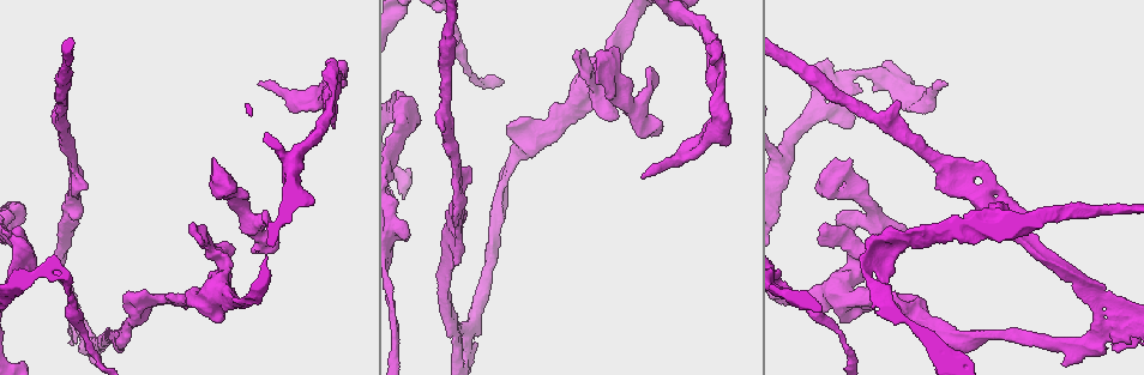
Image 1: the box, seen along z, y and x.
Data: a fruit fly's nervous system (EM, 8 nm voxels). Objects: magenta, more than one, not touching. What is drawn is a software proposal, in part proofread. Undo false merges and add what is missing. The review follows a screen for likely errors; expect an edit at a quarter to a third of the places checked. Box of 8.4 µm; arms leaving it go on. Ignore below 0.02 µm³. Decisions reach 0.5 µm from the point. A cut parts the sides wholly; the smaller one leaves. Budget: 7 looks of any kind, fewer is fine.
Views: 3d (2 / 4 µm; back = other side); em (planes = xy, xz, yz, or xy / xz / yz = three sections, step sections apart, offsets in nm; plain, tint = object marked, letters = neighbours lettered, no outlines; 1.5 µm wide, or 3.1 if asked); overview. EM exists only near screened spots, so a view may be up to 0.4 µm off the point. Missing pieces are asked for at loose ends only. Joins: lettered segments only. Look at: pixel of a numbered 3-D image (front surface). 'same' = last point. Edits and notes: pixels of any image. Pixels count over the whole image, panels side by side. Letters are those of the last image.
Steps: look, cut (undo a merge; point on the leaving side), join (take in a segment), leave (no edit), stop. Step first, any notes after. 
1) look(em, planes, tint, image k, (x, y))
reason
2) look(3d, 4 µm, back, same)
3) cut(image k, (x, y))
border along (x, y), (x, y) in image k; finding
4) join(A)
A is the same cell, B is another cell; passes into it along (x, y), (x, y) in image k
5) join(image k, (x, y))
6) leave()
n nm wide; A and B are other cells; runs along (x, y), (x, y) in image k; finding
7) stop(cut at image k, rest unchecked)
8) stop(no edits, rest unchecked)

look(em, yz, step 4, tint, image 1, (577, 53))
branch stops here

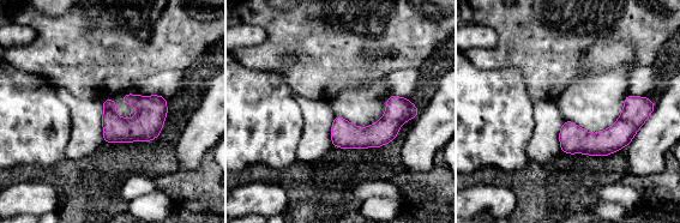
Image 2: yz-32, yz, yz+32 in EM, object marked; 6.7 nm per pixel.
look(em, planes, letters, same)

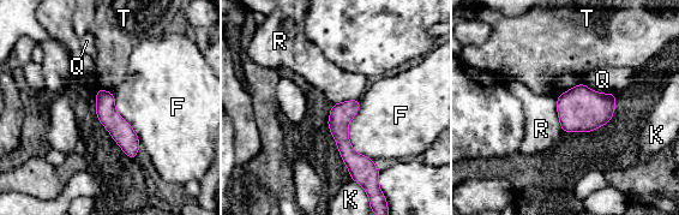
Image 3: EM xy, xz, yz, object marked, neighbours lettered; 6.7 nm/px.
leave()
F, K, Q, R and T are other cells; border along (360, 100), (348, 139), (374, 161) in image 3; no lettered segment goes on from it

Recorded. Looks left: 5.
look(em, planes, letters, image 1, (335, 125))
free end

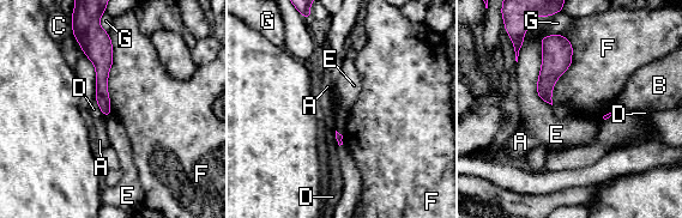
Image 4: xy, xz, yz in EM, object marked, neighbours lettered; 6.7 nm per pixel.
leave()
A, B, C, D, E, F and G are other cells; runs along (106, 40), (102, 100), (107, 111) in image 4; none of them fits

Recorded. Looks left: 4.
look(3d, 2 µm, image 1, (946, 85))
an open end

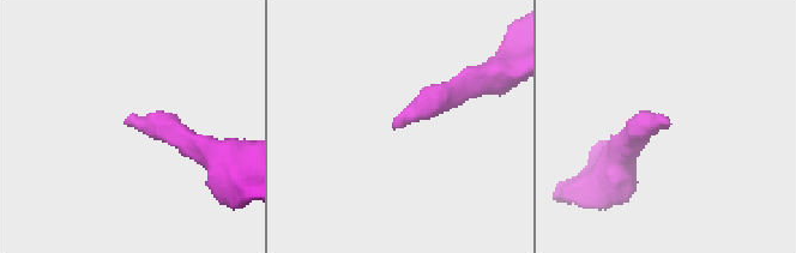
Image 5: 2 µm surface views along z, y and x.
look(em, planes, tint, image 5, (137, 126))
shape alone is not enough

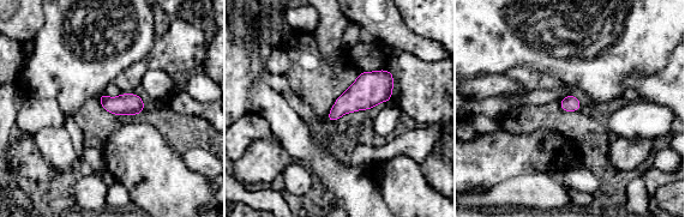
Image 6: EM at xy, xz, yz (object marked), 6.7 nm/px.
look(em, planes, letters, same)
what lies round it

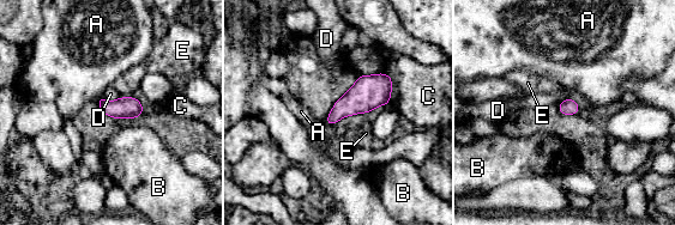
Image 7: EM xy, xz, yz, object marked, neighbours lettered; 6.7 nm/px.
leave()
A, B, C, D and E are other cells; border along (102, 96), (110, 101), (120, 97) in image 7; no lettered segment goes on from it

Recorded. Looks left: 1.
stop(no edits, rest unchecked)

